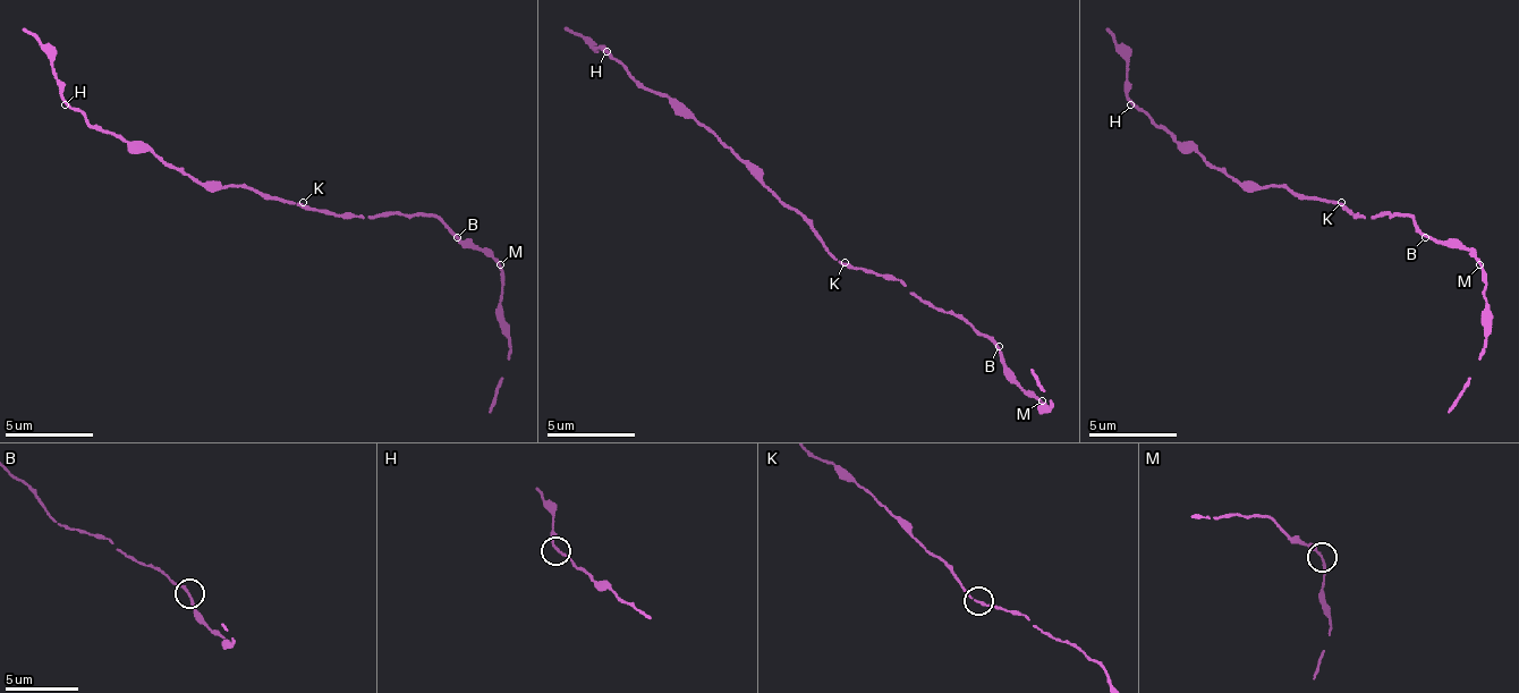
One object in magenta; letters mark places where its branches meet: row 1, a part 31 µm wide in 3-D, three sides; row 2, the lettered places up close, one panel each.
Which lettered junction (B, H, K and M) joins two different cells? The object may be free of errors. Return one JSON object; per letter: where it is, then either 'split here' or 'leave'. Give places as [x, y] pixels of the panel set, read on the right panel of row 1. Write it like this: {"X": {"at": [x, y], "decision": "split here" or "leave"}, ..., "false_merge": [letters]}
{"B": {"at": [1425, 237], "decision": "leave"}, "H": {"at": [1130, 104], "decision": "leave"}, "K": {"at": [1341, 202], "decision": "leave"}, "M": {"at": [1479, 264], "decision": "leave"}, "false_merge": []}

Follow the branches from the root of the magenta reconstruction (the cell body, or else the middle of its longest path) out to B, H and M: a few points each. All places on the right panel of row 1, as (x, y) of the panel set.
B: (1341, 206), (1355, 216), (1408, 216), (1425, 237)
H: (1341, 206), (1320, 197), (1298, 197), (1280, 184), (1240, 184), (1196, 149), (1187, 149), (1143, 109), (1130, 104)
M: (1341, 206), (1355, 216), (1408, 216), (1430, 237), (1439, 242), (1457, 242), (1478, 263)

